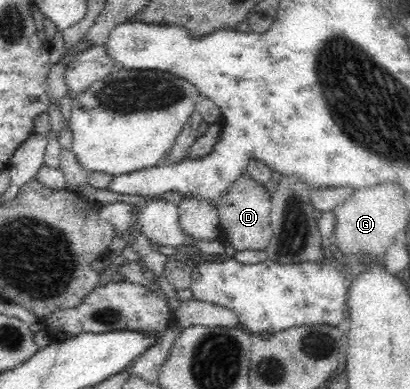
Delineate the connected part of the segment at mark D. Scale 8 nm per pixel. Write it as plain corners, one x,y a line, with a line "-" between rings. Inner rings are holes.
244,174
219,200
217,211
221,236
238,250
267,250
273,230
270,220
271,199
262,185

